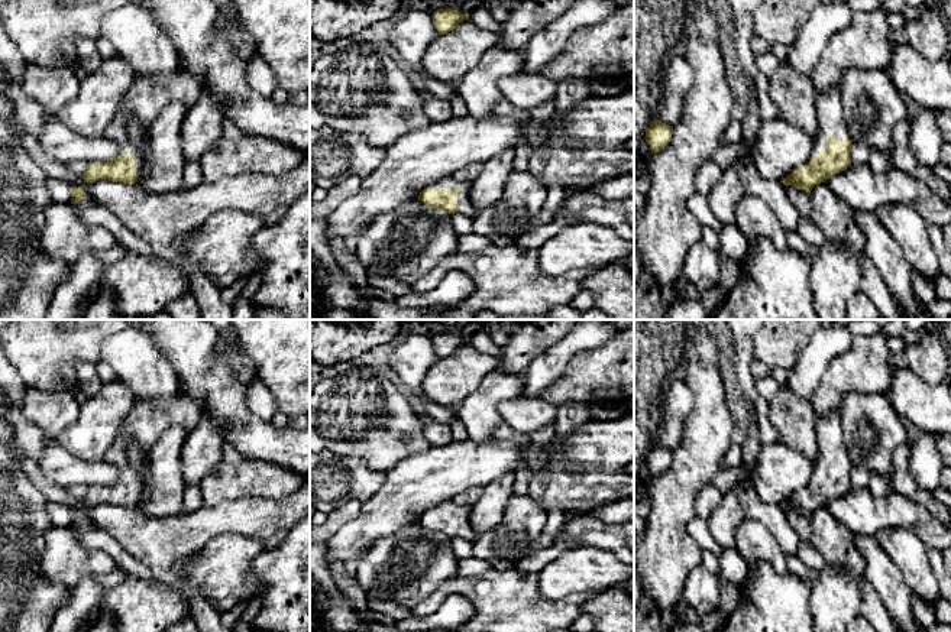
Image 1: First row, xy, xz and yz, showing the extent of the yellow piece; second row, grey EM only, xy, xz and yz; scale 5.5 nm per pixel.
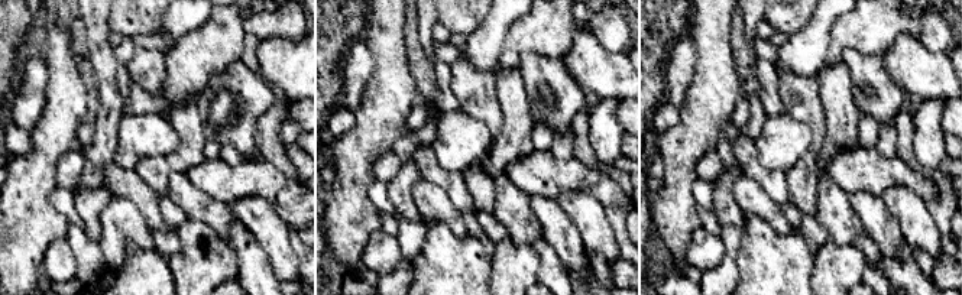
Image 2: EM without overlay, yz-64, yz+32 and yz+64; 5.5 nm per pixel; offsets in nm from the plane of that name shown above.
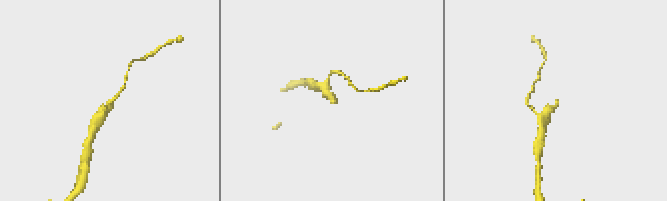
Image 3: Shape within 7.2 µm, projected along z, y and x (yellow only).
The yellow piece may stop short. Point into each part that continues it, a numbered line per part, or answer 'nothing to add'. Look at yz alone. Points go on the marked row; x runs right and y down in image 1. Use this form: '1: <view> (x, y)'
1: yz (830, 112)

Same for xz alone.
1: xz (466, 207)

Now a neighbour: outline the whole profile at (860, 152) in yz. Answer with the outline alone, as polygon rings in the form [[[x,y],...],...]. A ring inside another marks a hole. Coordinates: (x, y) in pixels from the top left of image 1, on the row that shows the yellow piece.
[[[853,142],[851,143],[851,165],[867,163],[870,150],[871,150],[870,146],[861,142]]]

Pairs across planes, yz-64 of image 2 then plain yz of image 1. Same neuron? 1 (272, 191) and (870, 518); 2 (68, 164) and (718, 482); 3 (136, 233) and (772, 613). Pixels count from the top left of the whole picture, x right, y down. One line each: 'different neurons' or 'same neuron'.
1: same neuron
2: different neurons
3: different neurons

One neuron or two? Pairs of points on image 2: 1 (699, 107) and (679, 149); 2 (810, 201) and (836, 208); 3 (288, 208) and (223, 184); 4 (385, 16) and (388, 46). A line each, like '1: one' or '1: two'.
1: one
2: two
3: one
4: one

